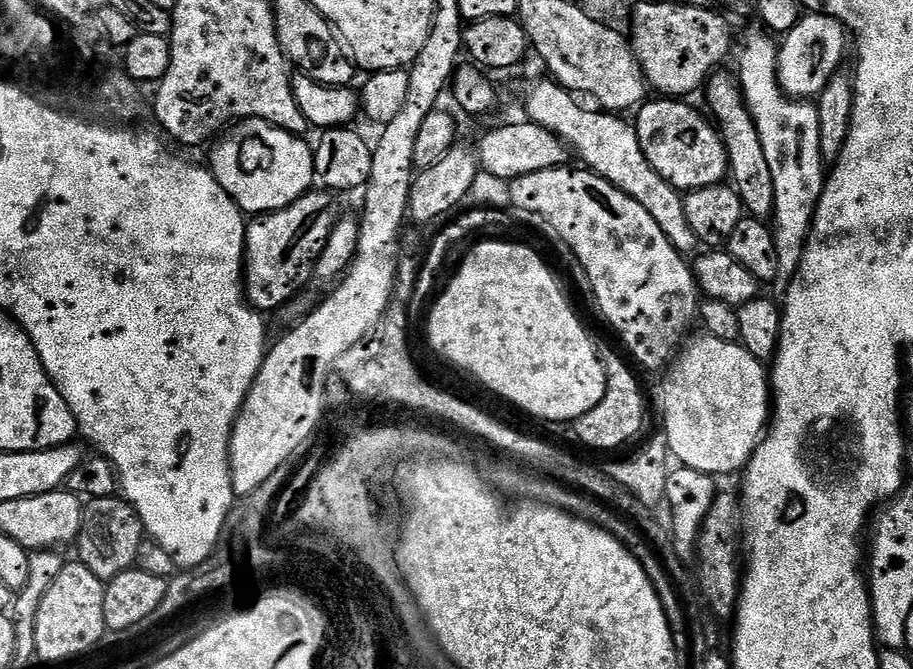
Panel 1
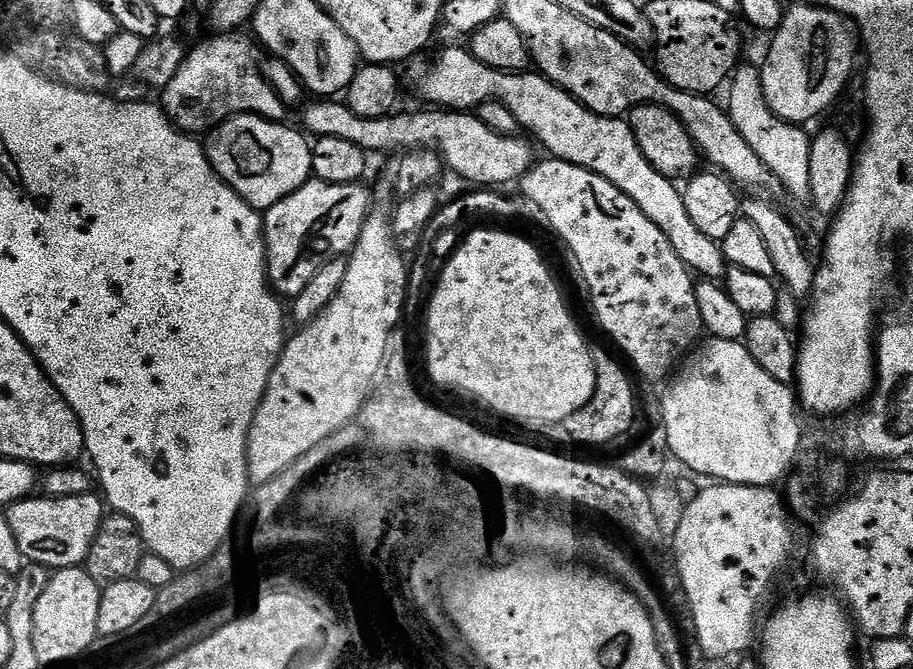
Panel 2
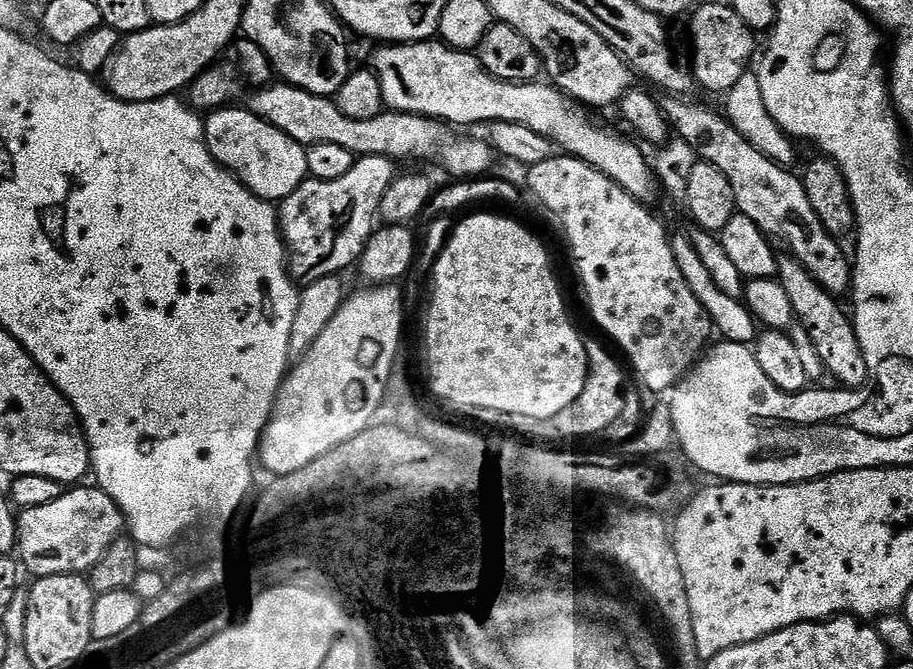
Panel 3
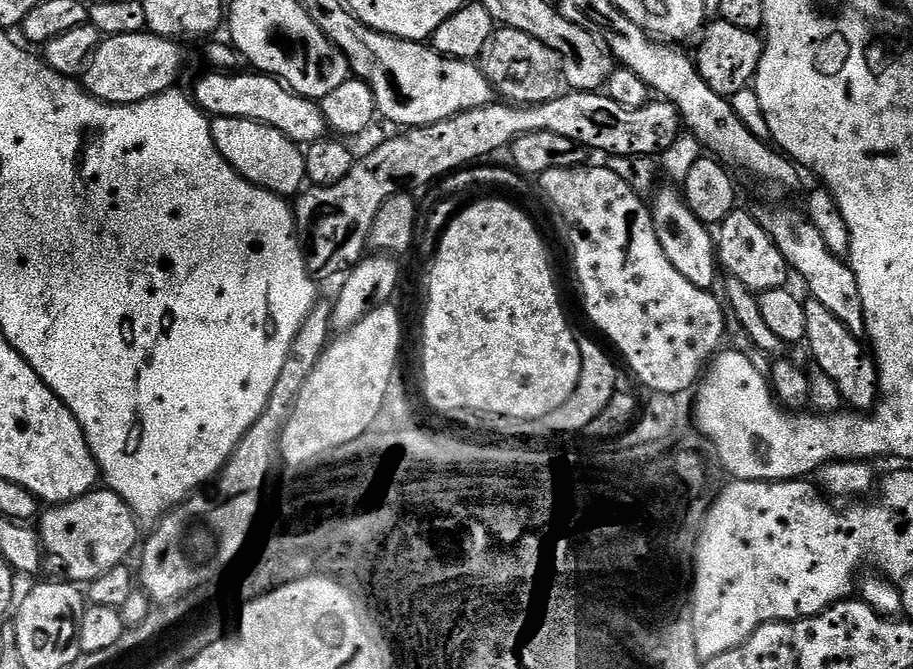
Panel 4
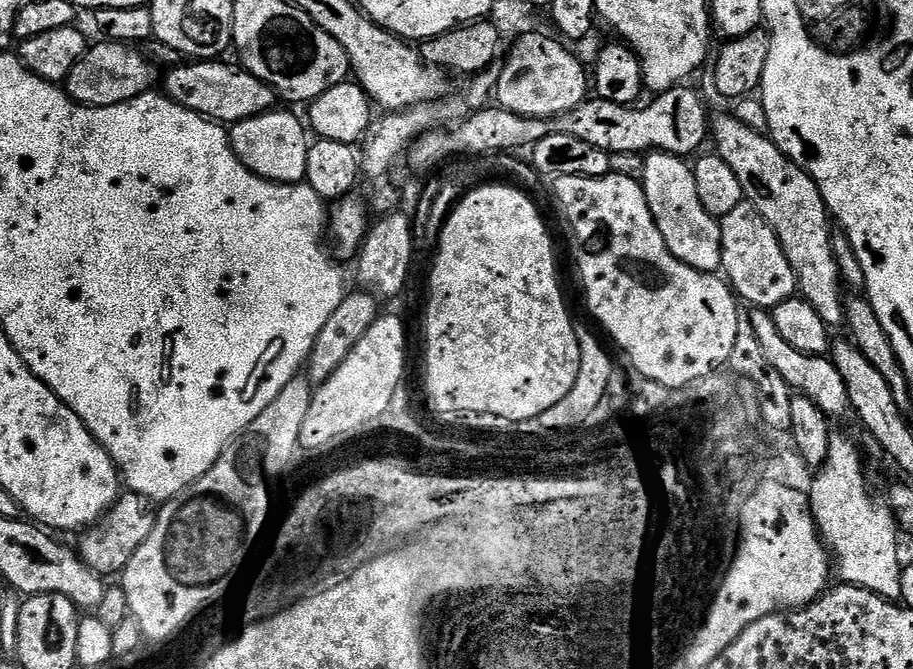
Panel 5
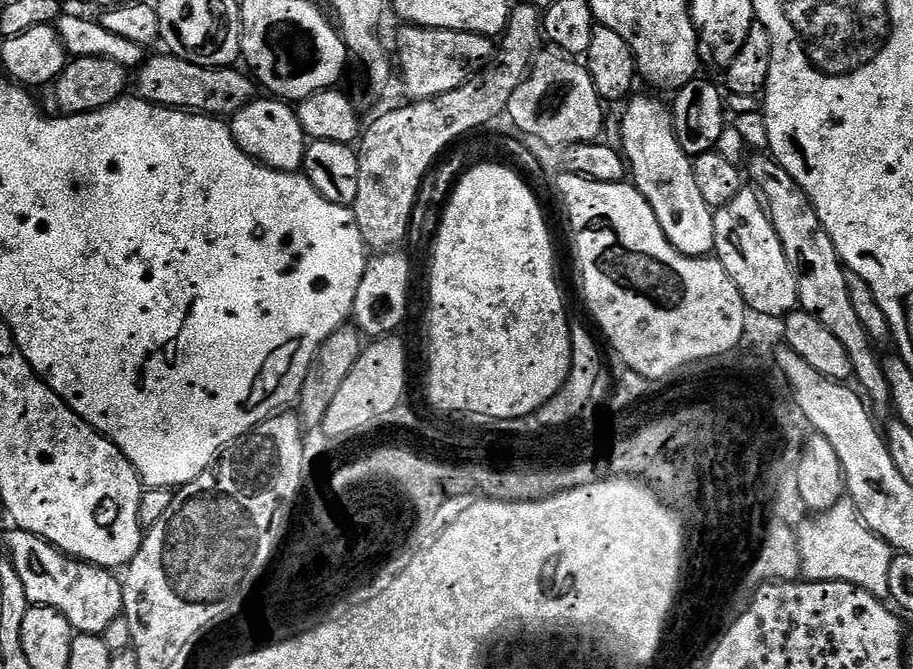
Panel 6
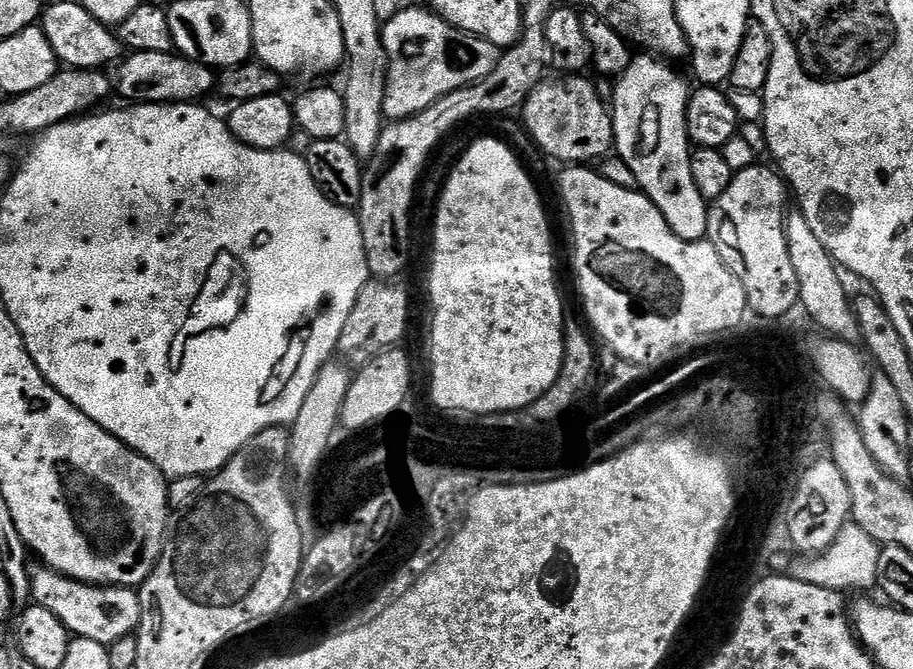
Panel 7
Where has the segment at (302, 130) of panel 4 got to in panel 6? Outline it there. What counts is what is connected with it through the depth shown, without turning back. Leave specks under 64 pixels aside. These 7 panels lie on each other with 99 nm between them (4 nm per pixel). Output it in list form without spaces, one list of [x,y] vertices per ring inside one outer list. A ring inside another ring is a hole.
[[[171,54],[163,55],[149,55],[144,63],[135,69],[134,88],[136,84],[135,95],[139,99],[163,108],[179,108],[197,114],[228,118],[257,95],[257,85],[253,77],[235,72],[235,67],[207,68]]]

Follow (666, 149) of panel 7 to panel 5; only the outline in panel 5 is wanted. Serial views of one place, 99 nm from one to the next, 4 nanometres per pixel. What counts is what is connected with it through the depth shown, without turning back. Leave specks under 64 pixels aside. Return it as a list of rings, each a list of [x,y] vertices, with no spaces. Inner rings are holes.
[[[665,152],[649,153],[645,160],[642,183],[647,204],[672,256],[699,272],[717,273],[721,269],[720,223],[700,202],[693,167],[685,159]]]

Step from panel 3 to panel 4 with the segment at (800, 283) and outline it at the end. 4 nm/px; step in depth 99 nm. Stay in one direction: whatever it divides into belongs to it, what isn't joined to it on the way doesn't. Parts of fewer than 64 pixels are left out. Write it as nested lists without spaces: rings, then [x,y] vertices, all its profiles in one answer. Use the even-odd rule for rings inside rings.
[[[808,298],[804,300],[806,310],[806,345],[816,359],[815,367],[834,382],[840,392],[840,399],[845,405],[850,404],[856,410],[871,410],[881,399],[880,371],[876,368],[876,361],[869,349],[862,345],[861,337],[850,334],[838,318],[817,300]]]

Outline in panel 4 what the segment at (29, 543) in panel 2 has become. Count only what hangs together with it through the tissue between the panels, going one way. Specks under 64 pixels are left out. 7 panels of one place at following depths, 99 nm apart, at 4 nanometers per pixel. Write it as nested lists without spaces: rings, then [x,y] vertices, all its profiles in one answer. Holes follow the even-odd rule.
[[[96,488],[68,504],[49,507],[39,519],[38,535],[43,549],[55,556],[55,564],[71,583],[89,584],[129,559],[130,552],[135,546],[137,549],[140,542],[138,526],[140,522],[136,514],[118,493],[109,488]]]

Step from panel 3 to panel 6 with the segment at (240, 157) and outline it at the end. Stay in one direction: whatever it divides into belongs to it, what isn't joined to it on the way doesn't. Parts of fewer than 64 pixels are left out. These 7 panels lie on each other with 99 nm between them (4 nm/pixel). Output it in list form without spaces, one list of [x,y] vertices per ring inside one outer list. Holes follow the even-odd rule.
[[[253,98],[231,117],[230,127],[238,146],[250,158],[279,172],[300,172],[304,166],[306,137],[297,109],[279,98]]]

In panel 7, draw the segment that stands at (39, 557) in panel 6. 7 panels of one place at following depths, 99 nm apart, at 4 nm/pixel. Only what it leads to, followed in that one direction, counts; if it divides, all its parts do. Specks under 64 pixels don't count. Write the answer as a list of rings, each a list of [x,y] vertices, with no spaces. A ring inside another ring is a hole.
[[[36,566],[31,569],[32,600],[46,610],[50,610],[68,627],[73,637],[90,638],[94,642],[102,642],[111,646],[118,638],[133,635],[140,627],[140,598],[131,588],[104,588],[101,584],[87,584],[71,580],[53,568]]]

